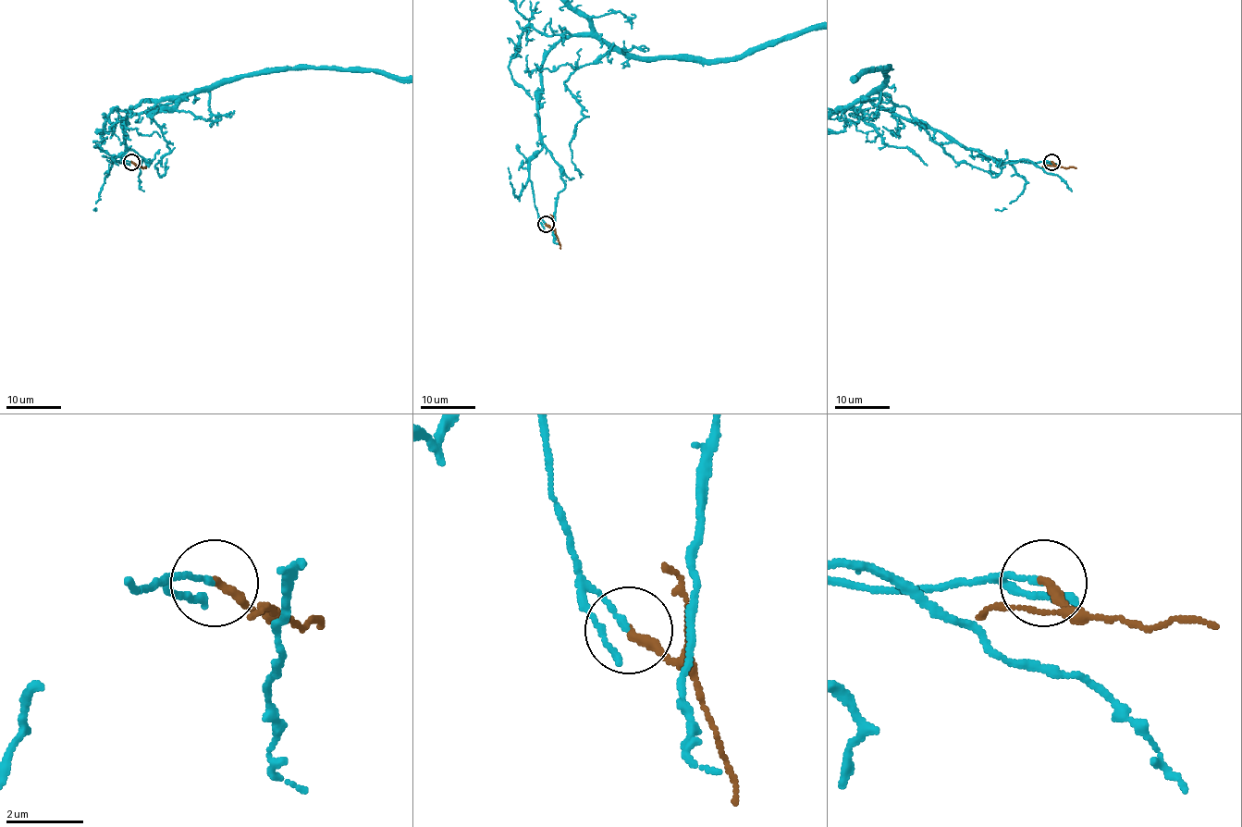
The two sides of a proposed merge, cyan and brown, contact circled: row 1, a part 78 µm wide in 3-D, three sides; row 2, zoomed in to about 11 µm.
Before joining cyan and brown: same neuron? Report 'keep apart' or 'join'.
keep apart

